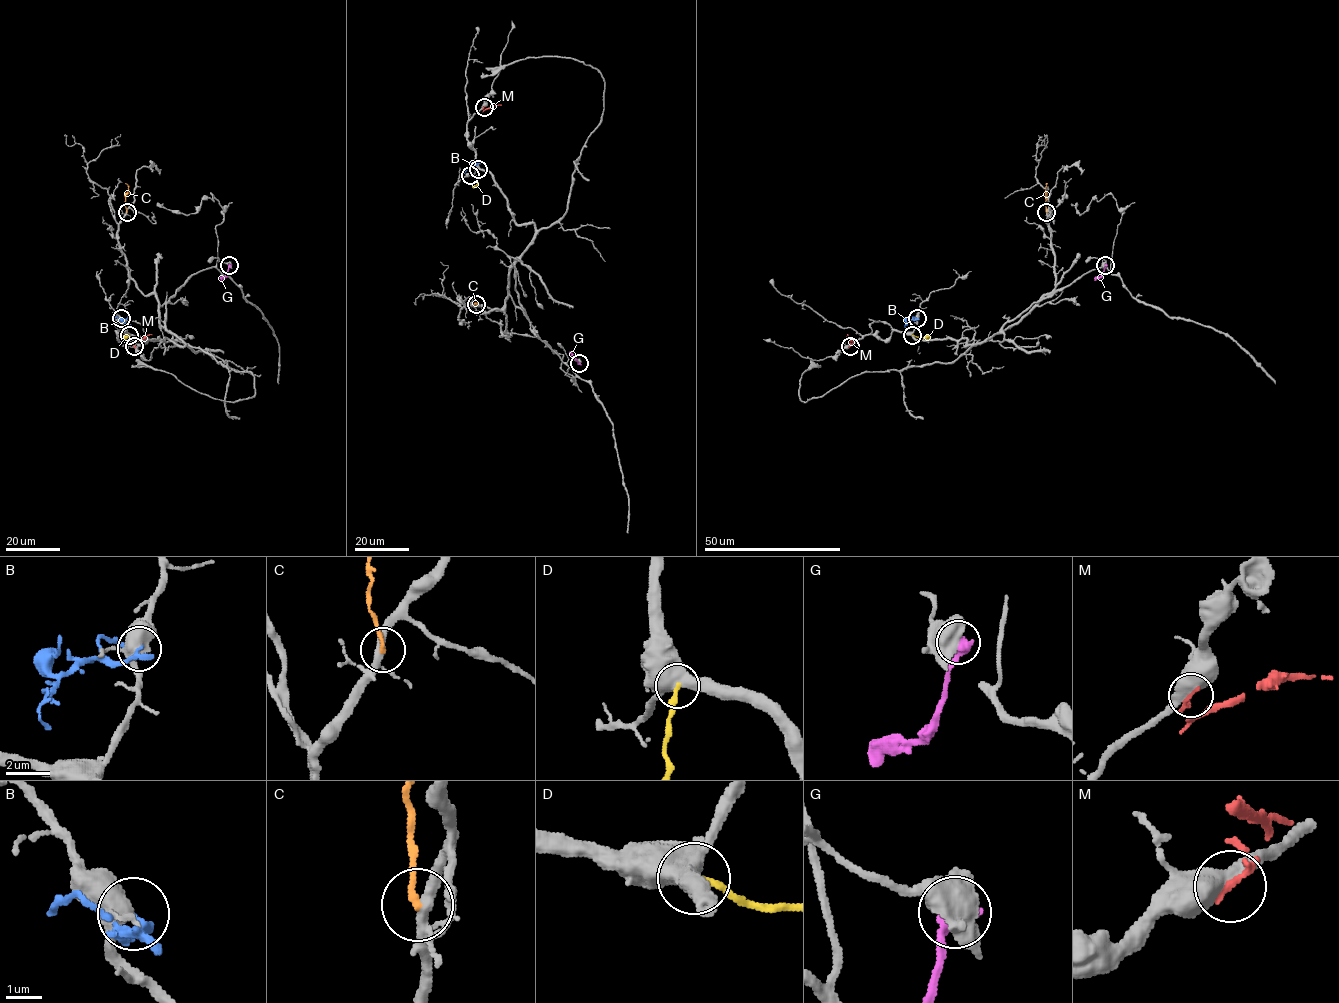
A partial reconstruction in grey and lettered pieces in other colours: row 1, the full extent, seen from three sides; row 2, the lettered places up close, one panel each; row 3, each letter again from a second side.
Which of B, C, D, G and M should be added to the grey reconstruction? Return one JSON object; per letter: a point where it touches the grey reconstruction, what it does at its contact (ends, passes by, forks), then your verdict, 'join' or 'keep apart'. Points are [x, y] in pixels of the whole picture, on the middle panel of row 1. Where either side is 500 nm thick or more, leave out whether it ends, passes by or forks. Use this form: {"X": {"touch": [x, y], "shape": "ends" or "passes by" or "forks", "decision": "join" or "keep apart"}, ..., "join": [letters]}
{"B": {"touch": [470, 175], "shape": "ends", "decision": "keep apart"}, "C": {"touch": [476, 304], "shape": "ends", "decision": "keep apart"}, "D": {"touch": [478, 169], "decision": "keep apart"}, "G": {"touch": [579, 363], "decision": "keep apart"}, "M": {"touch": [484, 107], "decision": "keep apart"}, "join": []}

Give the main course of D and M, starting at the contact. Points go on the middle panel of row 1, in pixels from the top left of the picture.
D: (478, 170), (477, 183), (473, 187)
M: (484, 107), (484, 110), (501, 105)

